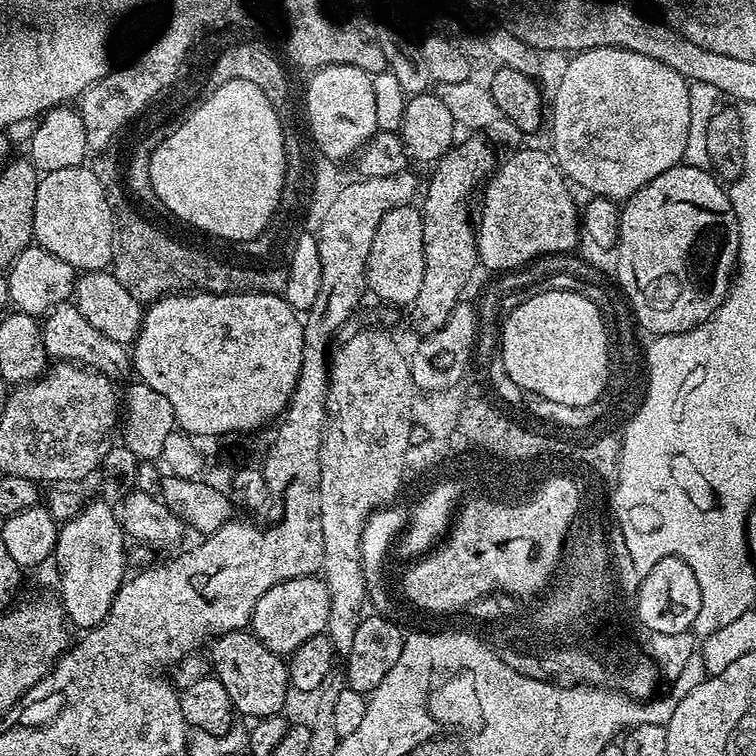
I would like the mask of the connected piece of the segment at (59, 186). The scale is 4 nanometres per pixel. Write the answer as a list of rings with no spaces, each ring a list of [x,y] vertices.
[[[91,167],[54,170],[40,176],[38,194],[34,198],[34,240],[39,247],[54,254],[54,258],[62,258],[62,262],[66,262],[81,273],[103,272],[111,265],[114,243],[112,207],[102,190],[102,182],[98,182]]]

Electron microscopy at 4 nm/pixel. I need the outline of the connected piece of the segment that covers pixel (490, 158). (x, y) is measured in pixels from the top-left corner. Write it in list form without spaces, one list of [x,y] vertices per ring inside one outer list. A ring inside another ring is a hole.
[[[483,135],[468,137],[464,142],[455,143],[438,159],[426,190],[422,192],[420,217],[423,218],[423,260],[426,265],[418,298],[412,305],[420,308],[420,316],[428,316],[428,312],[444,312],[444,317],[448,318],[455,306],[452,300],[461,301],[462,290],[479,263],[475,227],[466,212],[466,204],[472,192],[477,191],[495,169],[495,149]],[[436,304],[444,304],[444,308],[436,308]]]

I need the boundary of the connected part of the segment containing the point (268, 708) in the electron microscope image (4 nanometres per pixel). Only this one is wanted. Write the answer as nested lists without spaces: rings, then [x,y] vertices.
[[[251,631],[228,632],[225,636],[215,637],[211,641],[210,668],[217,678],[226,686],[230,702],[237,713],[244,716],[261,718],[279,716],[285,710],[290,685],[288,683],[287,663],[276,653],[271,652]]]

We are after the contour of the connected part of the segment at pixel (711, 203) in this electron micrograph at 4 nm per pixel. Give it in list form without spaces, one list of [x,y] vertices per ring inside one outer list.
[[[683,162],[675,164],[670,170],[666,170],[666,174],[658,174],[658,178],[654,178],[654,182],[646,182],[646,186],[642,186],[642,190],[638,190],[623,201],[620,209],[618,242],[614,249],[614,255],[616,255],[616,280],[620,283],[621,290],[628,295],[629,302],[632,303],[632,311],[630,312],[635,323],[645,333],[655,337],[660,332],[682,334],[686,330],[694,330],[699,324],[709,320],[722,306],[722,302],[728,296],[729,288],[734,283],[734,273],[740,259],[740,227],[725,185],[709,169],[695,168]]]

